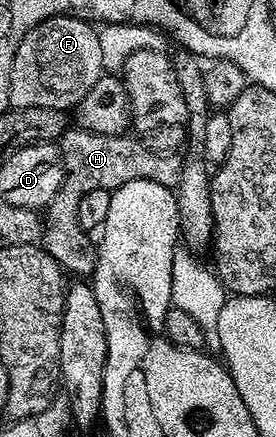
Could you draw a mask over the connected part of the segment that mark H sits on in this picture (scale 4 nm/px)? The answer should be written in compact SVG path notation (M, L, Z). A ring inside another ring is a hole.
M68 129L57 141L63 156L64 177L56 195L42 212L41 247L49 257L53 257L53 261L59 263L68 276L91 277L95 274L96 244L89 232L79 227L77 221L77 205L81 205L81 197L85 197L85 193L93 189L116 191L125 185L125 181L157 181L157 185L172 189L179 186L184 156L179 153L153 153L153 149L149 149L138 138L130 139L129 136L127 133L102 135L82 129Z

